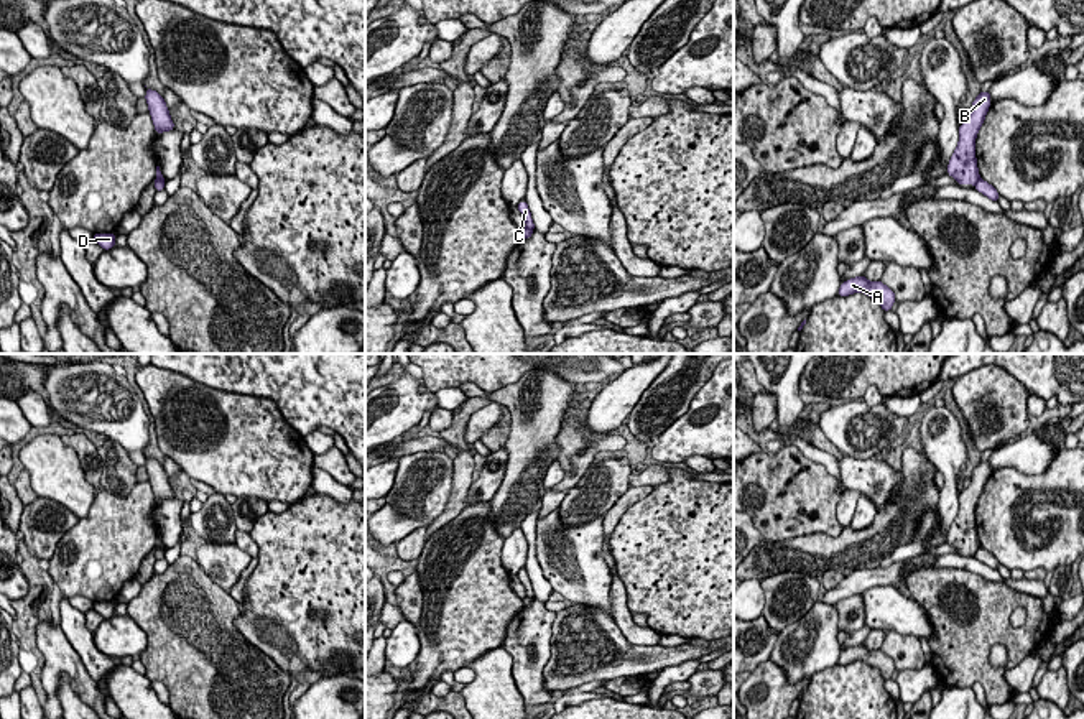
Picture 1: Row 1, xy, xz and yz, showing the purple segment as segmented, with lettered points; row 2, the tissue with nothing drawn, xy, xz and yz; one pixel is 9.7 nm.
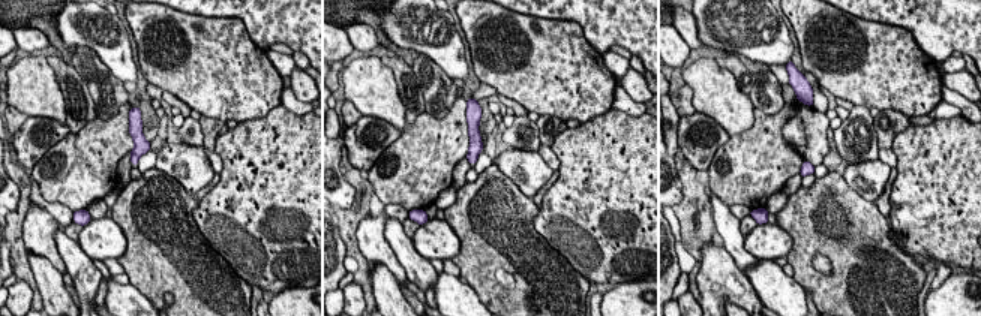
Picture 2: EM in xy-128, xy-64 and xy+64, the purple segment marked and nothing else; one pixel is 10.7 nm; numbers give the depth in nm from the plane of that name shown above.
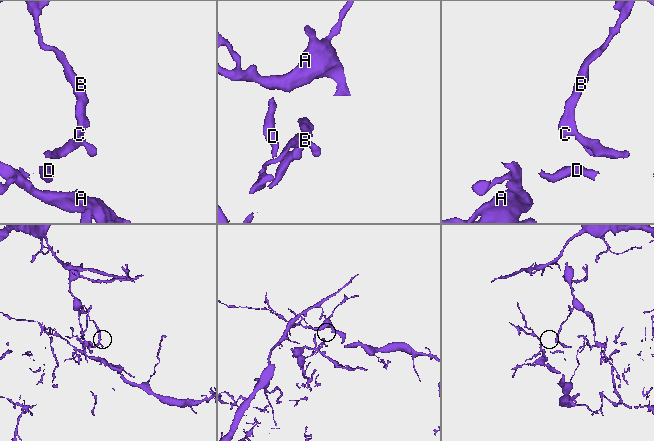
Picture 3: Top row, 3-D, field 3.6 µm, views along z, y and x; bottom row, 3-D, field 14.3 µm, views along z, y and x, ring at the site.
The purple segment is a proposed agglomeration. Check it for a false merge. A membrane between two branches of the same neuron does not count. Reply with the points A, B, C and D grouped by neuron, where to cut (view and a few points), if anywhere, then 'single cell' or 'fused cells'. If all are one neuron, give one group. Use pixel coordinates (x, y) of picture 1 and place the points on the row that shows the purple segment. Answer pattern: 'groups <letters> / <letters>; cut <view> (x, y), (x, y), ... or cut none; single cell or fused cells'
groups A D / B C; cut yz (979, 178), (974, 183); fused cells

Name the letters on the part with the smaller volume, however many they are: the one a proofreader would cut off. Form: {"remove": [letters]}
{"remove": ["B", "C"]}

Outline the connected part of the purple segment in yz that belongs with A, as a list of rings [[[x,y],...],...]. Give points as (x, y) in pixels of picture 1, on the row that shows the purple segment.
[[[864,275],[841,283],[837,296],[849,296],[857,291],[877,299],[883,311],[890,311],[896,301],[895,293],[888,286],[882,281],[869,281]]]

